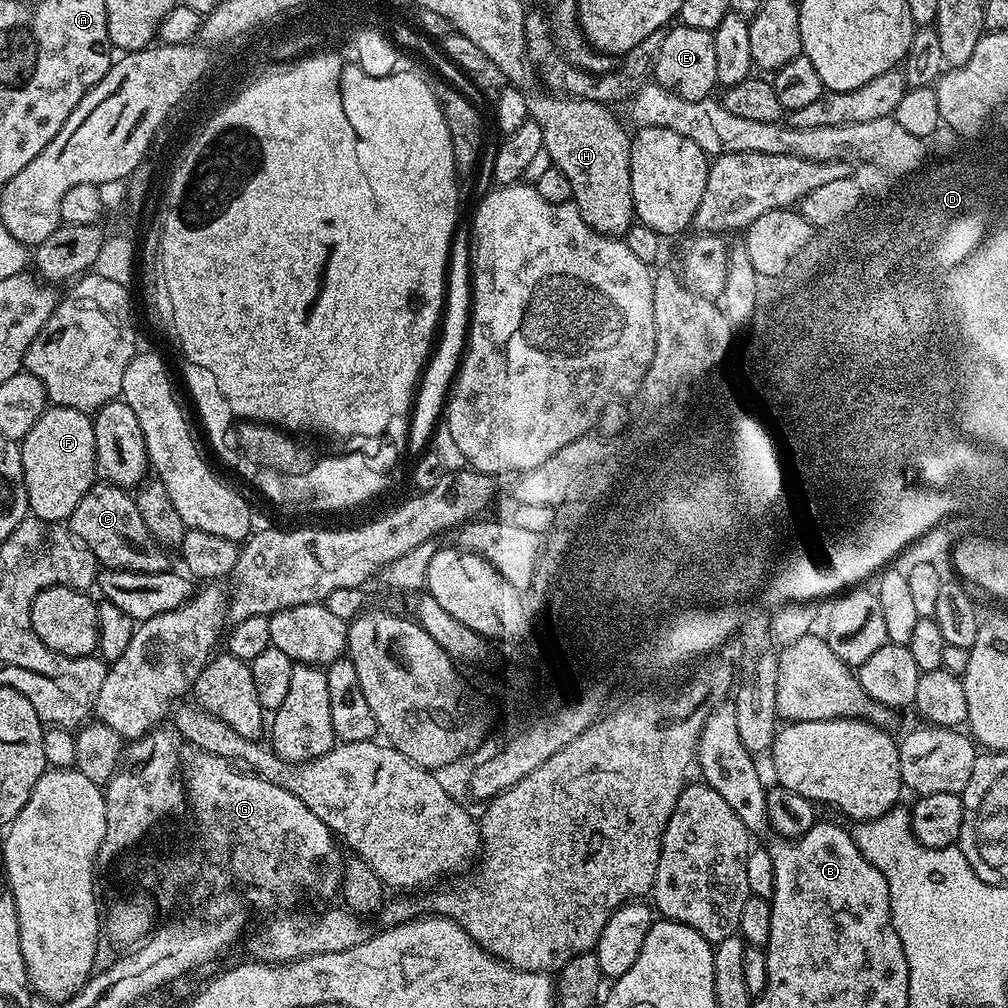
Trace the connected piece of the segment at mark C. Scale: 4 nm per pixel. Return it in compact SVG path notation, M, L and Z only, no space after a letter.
M103 482L93 484L74 510L70 531L94 554L97 565L104 568L118 568L122 572L169 571L169 553L156 541L154 534L146 530L146 522L142 522L142 514L138 514L135 499L123 488Z

